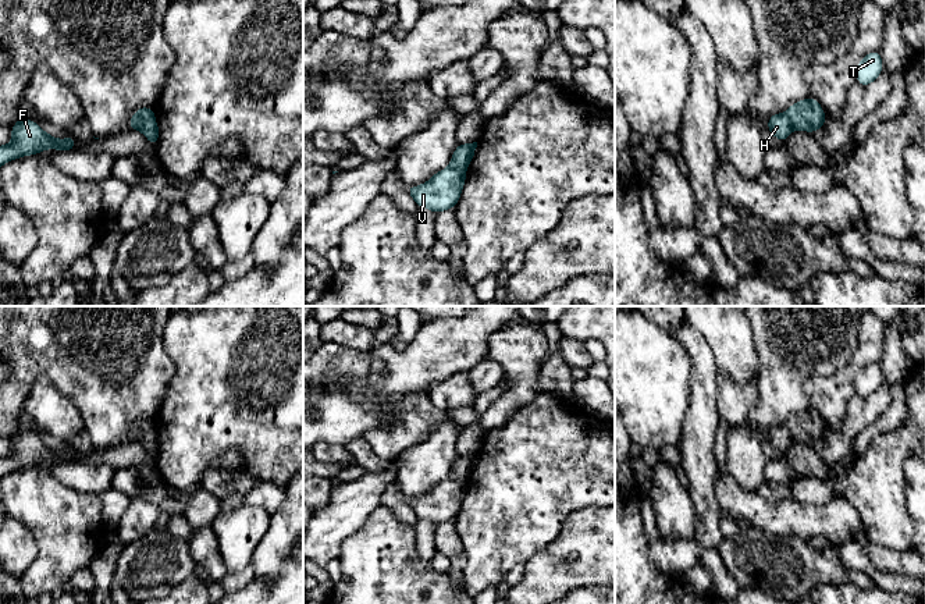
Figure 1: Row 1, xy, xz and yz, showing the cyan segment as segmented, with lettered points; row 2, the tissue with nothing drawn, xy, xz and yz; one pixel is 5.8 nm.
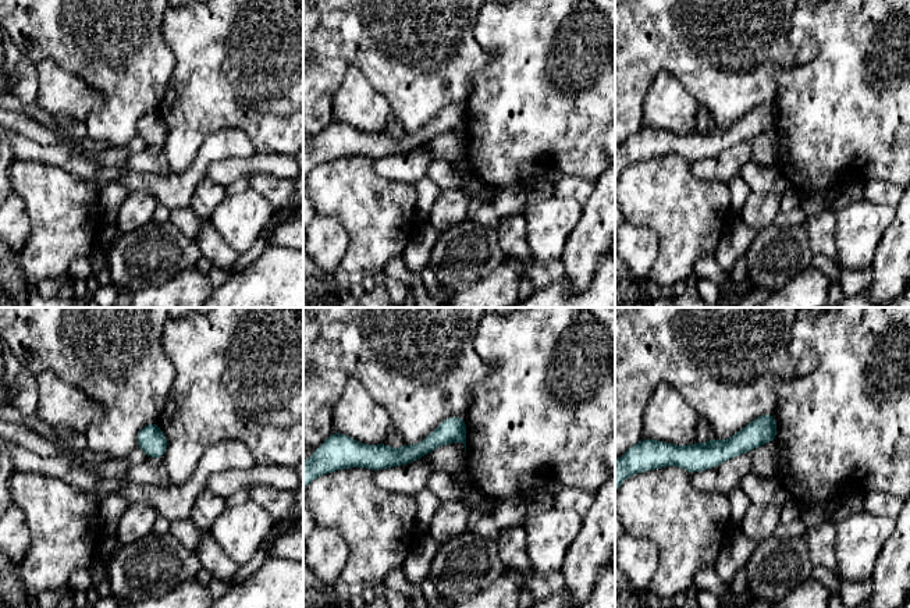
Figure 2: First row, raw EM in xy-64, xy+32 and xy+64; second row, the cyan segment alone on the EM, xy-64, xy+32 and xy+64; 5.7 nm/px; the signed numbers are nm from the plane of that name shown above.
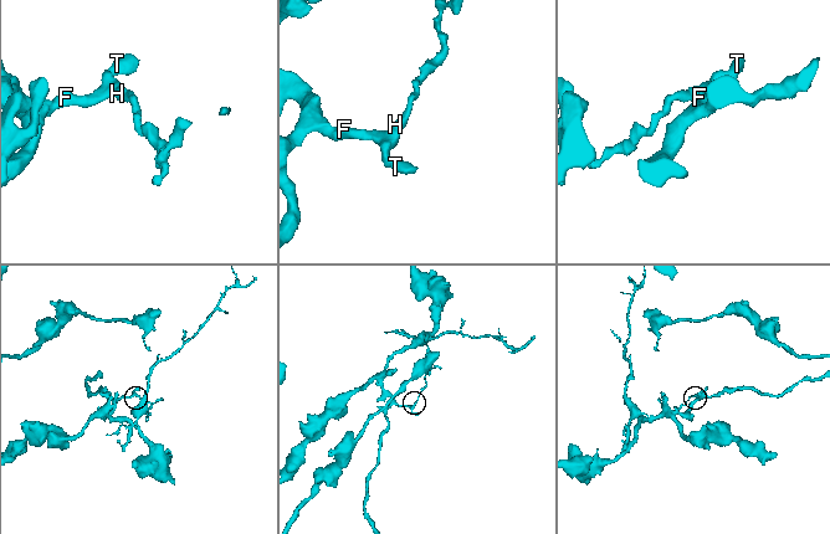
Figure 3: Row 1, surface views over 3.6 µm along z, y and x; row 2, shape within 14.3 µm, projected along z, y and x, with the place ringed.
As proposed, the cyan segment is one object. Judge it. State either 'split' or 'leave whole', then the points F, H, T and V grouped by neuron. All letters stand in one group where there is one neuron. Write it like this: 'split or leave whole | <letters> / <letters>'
split | F T V / H

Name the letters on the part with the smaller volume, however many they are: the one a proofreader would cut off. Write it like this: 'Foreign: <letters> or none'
Foreign: H

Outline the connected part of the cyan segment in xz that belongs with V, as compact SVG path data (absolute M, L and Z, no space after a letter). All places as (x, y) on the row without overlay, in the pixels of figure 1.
M447 479L434 486L428 494L406 498L419 519L440 525L456 518L466 493L466 483Z

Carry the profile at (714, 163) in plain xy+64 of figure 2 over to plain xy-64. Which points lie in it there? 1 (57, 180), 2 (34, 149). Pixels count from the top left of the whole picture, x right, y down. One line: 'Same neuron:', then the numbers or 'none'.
Same neuron: 2

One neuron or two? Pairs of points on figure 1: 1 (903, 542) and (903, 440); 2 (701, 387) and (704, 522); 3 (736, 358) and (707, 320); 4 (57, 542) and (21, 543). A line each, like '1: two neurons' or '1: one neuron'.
1: one neuron
2: one neuron
3: one neuron
4: two neurons

